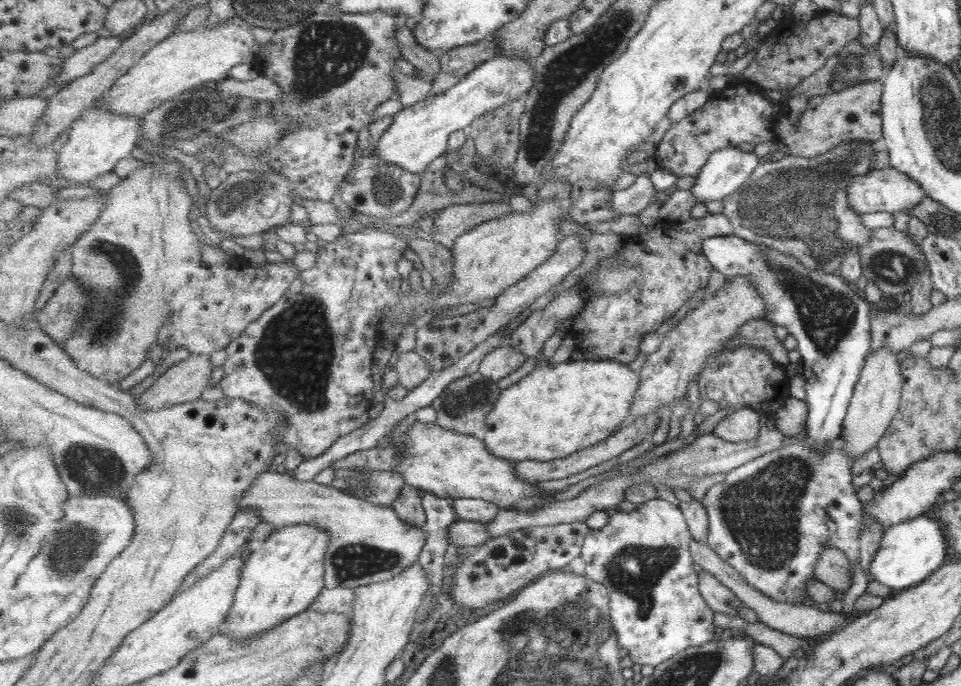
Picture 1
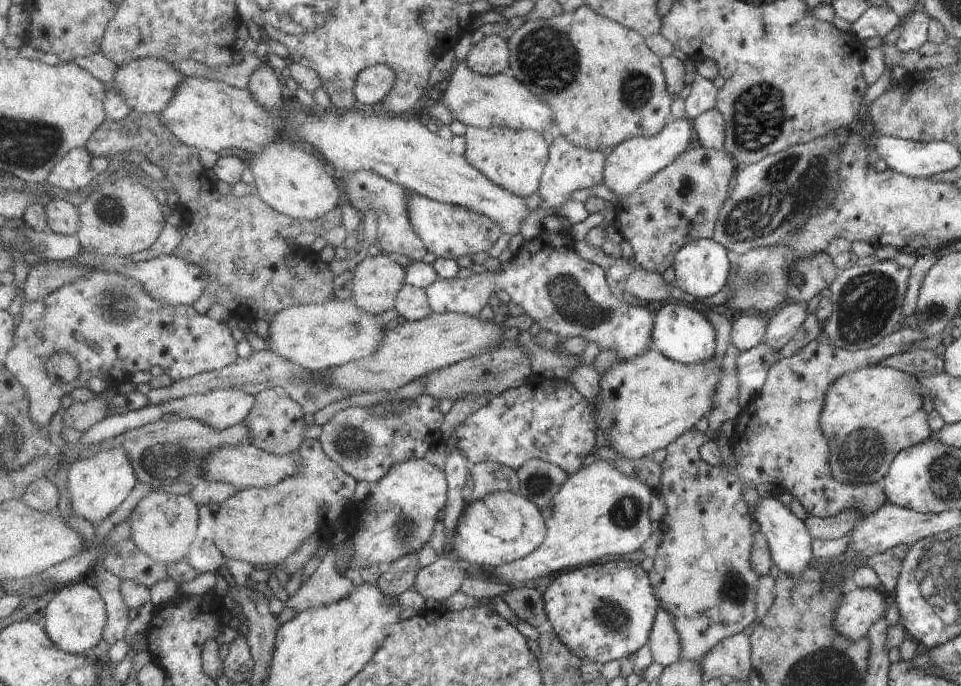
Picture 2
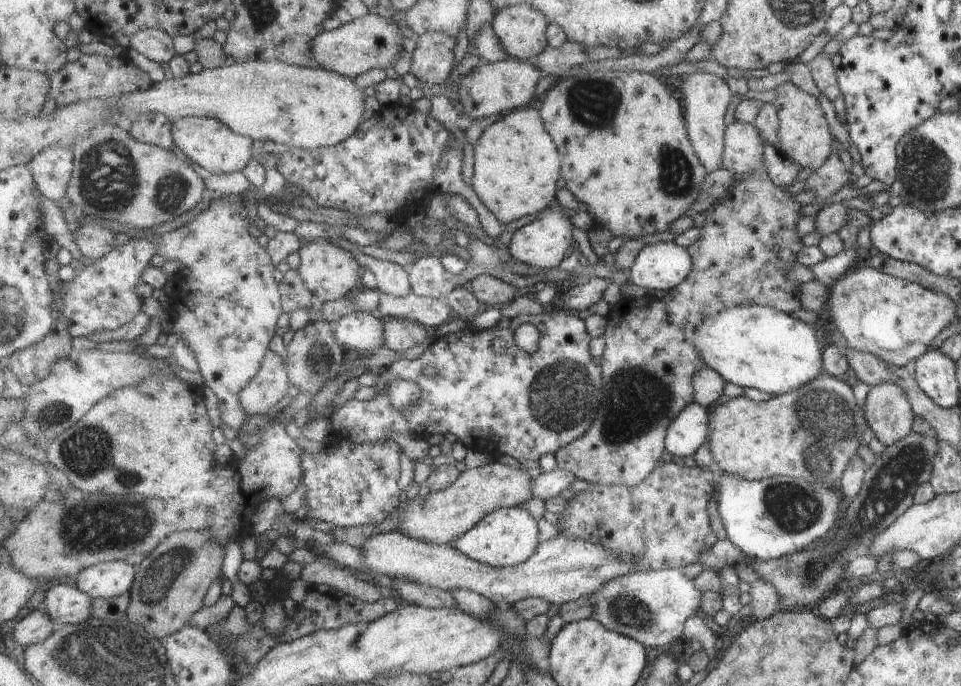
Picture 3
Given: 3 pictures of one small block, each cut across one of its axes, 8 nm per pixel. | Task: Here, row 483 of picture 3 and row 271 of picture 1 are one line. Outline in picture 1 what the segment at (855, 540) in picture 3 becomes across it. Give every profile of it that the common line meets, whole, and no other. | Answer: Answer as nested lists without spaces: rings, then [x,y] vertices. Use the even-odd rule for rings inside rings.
[[[894,225],[886,228],[876,228],[872,232],[872,238],[866,246],[858,251],[862,263],[862,274],[867,280],[872,280],[881,292],[889,296],[904,294],[916,284],[916,280],[928,267],[928,261],[921,249],[920,240],[912,240],[906,231],[894,229]]]

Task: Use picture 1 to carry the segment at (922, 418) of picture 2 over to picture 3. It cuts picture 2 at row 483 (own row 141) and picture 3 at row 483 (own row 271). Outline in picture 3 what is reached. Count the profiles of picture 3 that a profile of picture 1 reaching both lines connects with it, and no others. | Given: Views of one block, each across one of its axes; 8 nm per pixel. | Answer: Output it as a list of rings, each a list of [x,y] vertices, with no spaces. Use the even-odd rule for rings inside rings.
[[[828,374],[808,382],[808,384],[798,387],[796,390],[789,393],[778,395],[770,398],[768,401],[754,401],[744,395],[741,397],[732,398],[727,402],[714,406],[714,411],[709,415],[709,440],[710,450],[714,460],[714,469],[721,474],[734,474],[738,478],[747,481],[759,481],[760,479],[767,479],[770,477],[790,477],[790,478],[804,478],[808,482],[816,482],[816,480],[822,482],[822,486],[830,486],[830,490],[839,490],[839,482],[842,480],[842,472],[848,465],[848,460],[859,444],[862,444],[861,435],[862,432],[866,432],[867,422],[864,418],[863,408],[859,408],[856,405],[854,399],[854,393],[852,393],[852,387],[836,377]]]

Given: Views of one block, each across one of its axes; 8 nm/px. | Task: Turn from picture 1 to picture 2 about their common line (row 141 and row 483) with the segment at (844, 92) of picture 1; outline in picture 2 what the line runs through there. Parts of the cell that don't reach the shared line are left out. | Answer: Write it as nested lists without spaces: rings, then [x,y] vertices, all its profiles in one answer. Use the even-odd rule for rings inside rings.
[[[899,325],[897,329],[892,333],[886,336],[886,338],[882,339],[882,342],[876,344],[876,346],[871,346],[868,350],[859,350],[858,352],[850,352],[849,350],[842,350],[841,348],[836,348],[833,344],[830,344],[828,340],[826,340],[826,336],[824,336],[824,332],[820,331],[818,338],[816,340],[812,340],[810,344],[807,344],[797,352],[794,356],[790,358],[784,358],[778,361],[776,364],[772,365],[772,368],[768,370],[768,374],[762,387],[762,390],[759,390],[759,395],[752,401],[752,404],[749,404],[746,410],[742,410],[739,415],[736,417],[734,430],[736,433],[732,436],[731,439],[731,449],[734,453],[734,464],[736,464],[736,470],[727,470],[725,469],[724,464],[718,467],[710,467],[709,463],[702,458],[701,448],[706,444],[706,434],[702,432],[702,430],[698,430],[696,428],[692,430],[688,430],[684,436],[678,438],[676,442],[673,442],[668,449],[668,458],[664,465],[664,476],[662,478],[662,486],[660,490],[660,494],[662,498],[666,499],[666,502],[669,504],[668,514],[664,516],[662,520],[662,526],[665,531],[664,540],[658,548],[657,555],[654,557],[655,565],[650,572],[650,576],[653,579],[654,588],[657,590],[658,598],[661,599],[661,608],[664,610],[668,610],[674,615],[675,618],[675,626],[680,634],[680,638],[682,638],[682,654],[683,660],[694,660],[698,665],[702,663],[702,658],[714,648],[714,646],[720,644],[725,638],[733,637],[735,634],[742,633],[742,630],[746,628],[746,626],[750,626],[750,624],[757,623],[758,618],[756,617],[756,589],[758,588],[758,580],[760,580],[761,576],[758,576],[757,571],[754,570],[752,563],[752,552],[753,552],[753,542],[756,534],[752,532],[753,527],[753,517],[750,516],[750,512],[748,512],[748,505],[744,498],[744,488],[748,488],[748,486],[752,486],[752,484],[757,487],[759,484],[770,484],[777,483],[782,486],[782,488],[786,488],[790,494],[793,496],[804,506],[804,510],[808,512],[812,517],[822,517],[828,518],[832,516],[836,516],[838,512],[844,512],[844,510],[858,510],[862,517],[870,516],[870,514],[874,514],[874,510],[878,510],[878,508],[882,508],[884,504],[888,502],[884,491],[882,488],[878,488],[876,484],[861,484],[861,485],[853,485],[853,484],[842,484],[842,482],[838,482],[836,478],[832,478],[832,474],[830,474],[831,470],[828,464],[828,456],[830,456],[830,444],[828,444],[828,438],[822,434],[822,430],[820,430],[820,416],[822,416],[822,406],[824,406],[824,398],[826,398],[826,390],[842,376],[842,374],[848,374],[848,372],[854,372],[854,370],[858,370],[858,368],[870,367],[872,364],[878,364],[878,362],[882,362],[884,358],[888,356],[894,356],[894,354],[900,354],[905,352],[908,346],[912,346],[912,344],[916,344],[916,342],[920,342],[920,340],[924,340],[924,334],[920,332],[920,330],[914,330],[914,328],[904,327]]]

